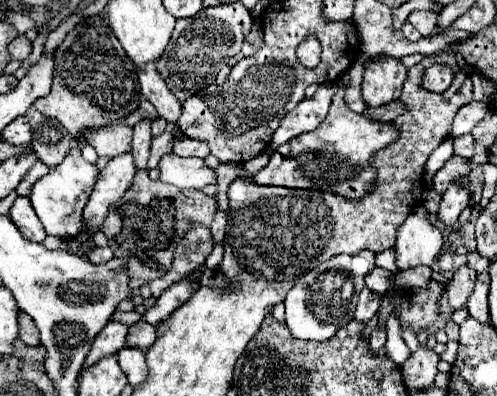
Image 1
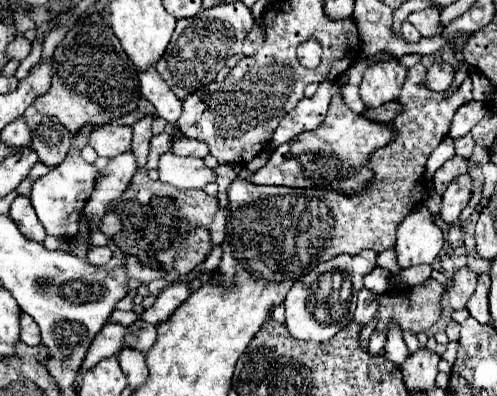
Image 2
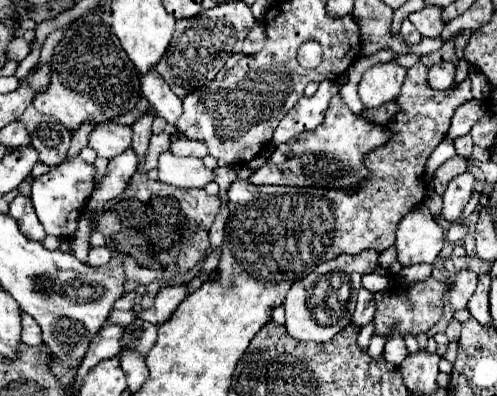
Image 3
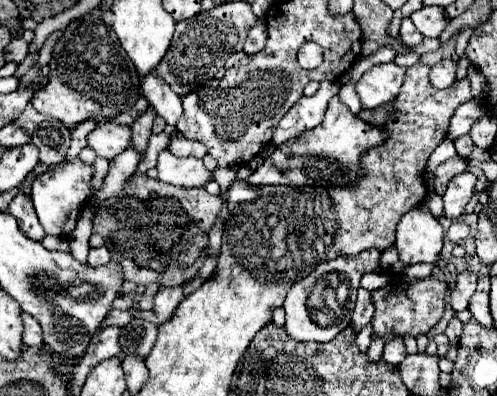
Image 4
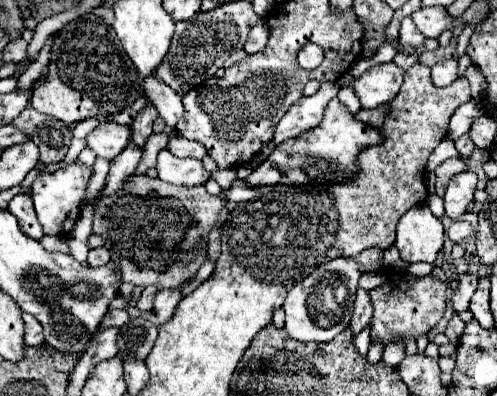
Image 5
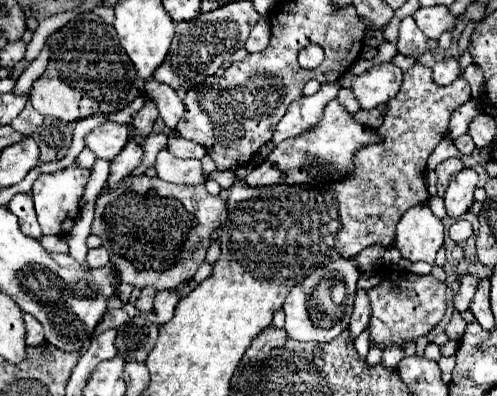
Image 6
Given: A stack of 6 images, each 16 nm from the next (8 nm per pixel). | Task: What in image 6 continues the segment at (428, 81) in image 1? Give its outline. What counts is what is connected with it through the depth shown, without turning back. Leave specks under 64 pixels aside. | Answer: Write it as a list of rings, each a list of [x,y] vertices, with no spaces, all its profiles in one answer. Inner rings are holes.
[[[446,58],[434,64],[432,68],[432,80],[438,86],[452,84],[458,78],[458,60],[456,58]]]

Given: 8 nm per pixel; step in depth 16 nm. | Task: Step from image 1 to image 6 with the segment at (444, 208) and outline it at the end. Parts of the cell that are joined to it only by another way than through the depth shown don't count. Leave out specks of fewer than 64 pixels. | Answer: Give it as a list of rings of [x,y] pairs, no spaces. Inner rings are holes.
[[[464,168],[462,172],[454,174],[446,196],[444,196],[444,206],[446,206],[446,214],[454,220],[458,220],[468,206],[474,202],[474,190],[476,190],[476,182],[478,182],[478,174],[470,168]]]

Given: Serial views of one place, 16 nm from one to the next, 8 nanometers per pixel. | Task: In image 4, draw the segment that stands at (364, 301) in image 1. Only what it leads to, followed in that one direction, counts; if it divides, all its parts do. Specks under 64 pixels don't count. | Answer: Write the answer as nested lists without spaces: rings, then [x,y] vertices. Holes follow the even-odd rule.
[[[364,288],[358,290],[358,298],[356,298],[356,308],[354,308],[354,314],[352,314],[352,326],[356,332],[360,332],[366,324],[370,324],[372,320],[372,294]]]

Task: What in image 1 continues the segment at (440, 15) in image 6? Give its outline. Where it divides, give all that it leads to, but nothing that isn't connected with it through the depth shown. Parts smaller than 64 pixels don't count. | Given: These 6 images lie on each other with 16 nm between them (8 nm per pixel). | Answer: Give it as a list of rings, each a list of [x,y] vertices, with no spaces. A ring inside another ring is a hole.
[[[410,12],[408,16],[408,22],[422,34],[422,36],[432,36],[432,32],[436,30],[436,20],[438,20],[438,14],[436,12]]]

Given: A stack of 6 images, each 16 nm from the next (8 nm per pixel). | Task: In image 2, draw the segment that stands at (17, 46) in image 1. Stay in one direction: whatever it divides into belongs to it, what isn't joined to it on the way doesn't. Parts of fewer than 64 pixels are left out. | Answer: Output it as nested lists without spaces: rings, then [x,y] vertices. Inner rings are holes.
[[[16,36],[14,42],[8,46],[8,54],[14,60],[24,60],[30,54],[30,50],[32,50],[32,44],[24,36]]]

